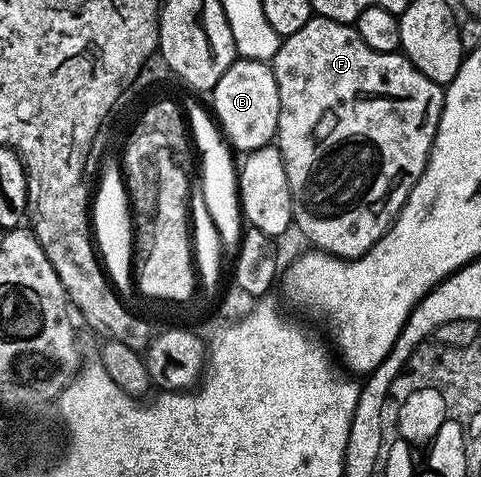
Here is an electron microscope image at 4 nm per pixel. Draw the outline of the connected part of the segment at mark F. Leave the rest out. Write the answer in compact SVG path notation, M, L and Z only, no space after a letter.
M311 16L308 24L304 24L304 28L300 28L300 32L292 32L281 39L276 56L272 59L272 69L274 86L278 89L280 96L280 116L276 120L276 145L282 154L284 172L288 176L290 207L294 210L293 225L296 230L298 226L299 232L308 241L314 242L310 244L339 258L349 260L368 252L394 223L394 217L400 213L407 196L410 195L412 188L418 183L424 172L434 137L438 131L438 121L442 115L443 87L428 80L428 76L424 76L424 72L420 72L413 66L406 59L405 54L376 52L372 48L368 48L368 44L364 44L364 40L360 40L360 32L353 25L317 16Z

